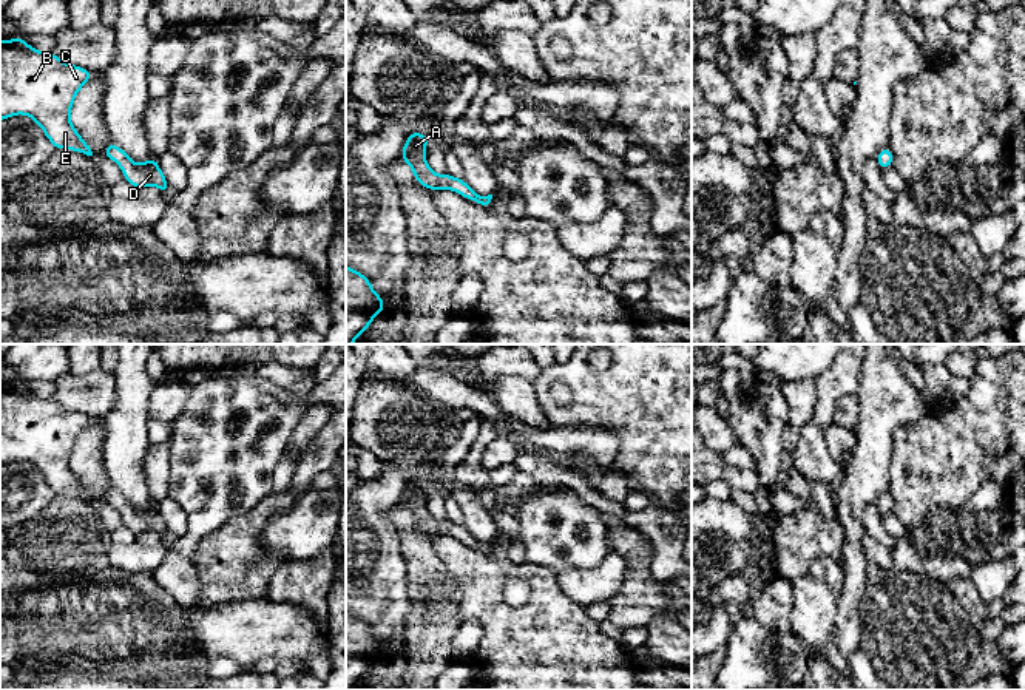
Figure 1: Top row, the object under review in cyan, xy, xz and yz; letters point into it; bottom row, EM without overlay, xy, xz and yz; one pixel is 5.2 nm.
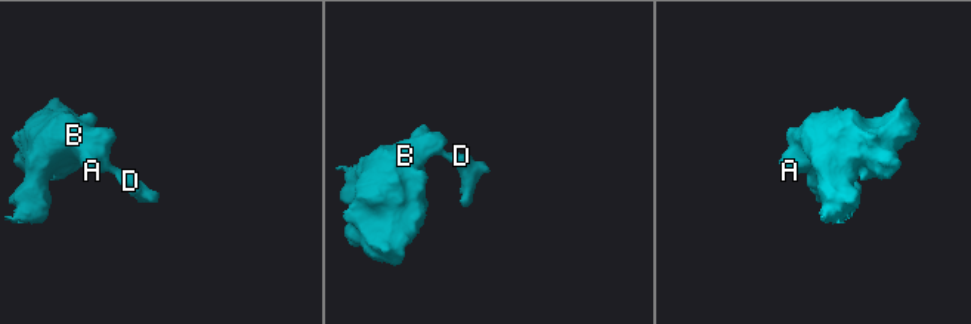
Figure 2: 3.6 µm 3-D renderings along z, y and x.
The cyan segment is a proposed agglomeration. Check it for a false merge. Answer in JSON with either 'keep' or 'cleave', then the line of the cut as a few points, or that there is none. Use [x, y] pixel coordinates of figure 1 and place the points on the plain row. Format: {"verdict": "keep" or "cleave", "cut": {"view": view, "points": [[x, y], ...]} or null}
{"verdict": "keep", "cut": null}

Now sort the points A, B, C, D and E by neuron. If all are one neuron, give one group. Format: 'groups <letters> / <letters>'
groups A B C D E

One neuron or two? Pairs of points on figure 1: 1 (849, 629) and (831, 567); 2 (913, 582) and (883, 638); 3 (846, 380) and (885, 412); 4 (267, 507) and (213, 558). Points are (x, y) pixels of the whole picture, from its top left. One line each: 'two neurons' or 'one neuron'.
1: two neurons
2: one neuron
3: two neurons
4: one neuron

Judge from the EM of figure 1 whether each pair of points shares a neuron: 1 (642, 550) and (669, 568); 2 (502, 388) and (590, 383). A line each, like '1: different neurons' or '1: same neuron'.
1: different neurons
2: different neurons

